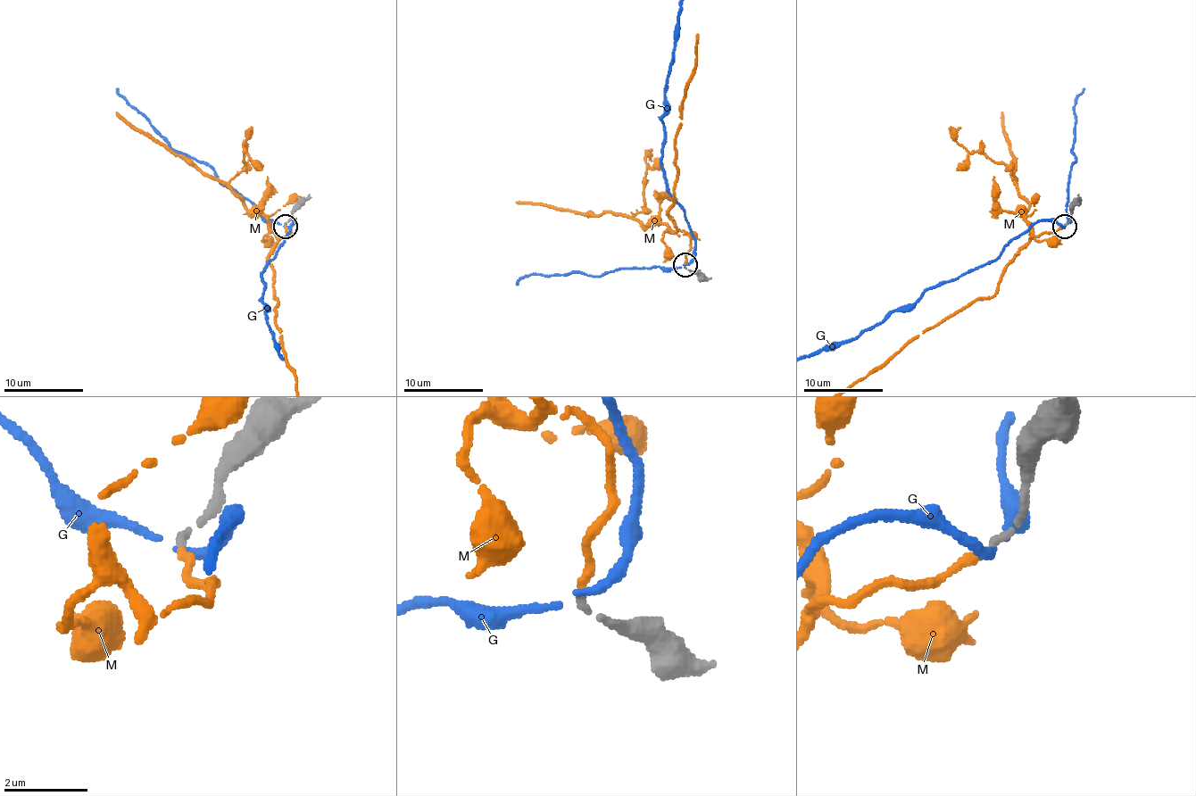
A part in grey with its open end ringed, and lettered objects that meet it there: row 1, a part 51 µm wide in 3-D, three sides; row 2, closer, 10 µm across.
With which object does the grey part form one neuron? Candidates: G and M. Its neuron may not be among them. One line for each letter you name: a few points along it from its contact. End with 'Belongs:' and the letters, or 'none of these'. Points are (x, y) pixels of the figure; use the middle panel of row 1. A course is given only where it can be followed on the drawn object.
Belongs: M

